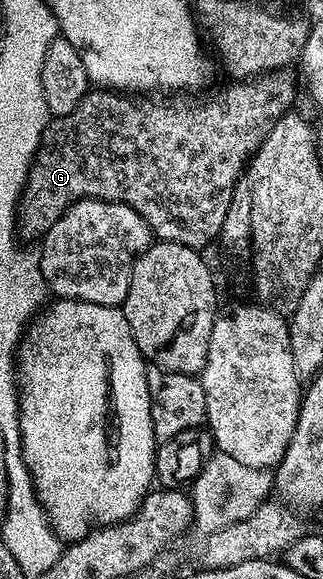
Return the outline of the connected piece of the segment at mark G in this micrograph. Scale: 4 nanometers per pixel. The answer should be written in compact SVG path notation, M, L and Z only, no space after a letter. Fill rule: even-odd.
M293 69L272 70L254 80L246 80L241 84L230 84L226 90L226 98L210 98L203 106L198 106L194 111L185 110L182 106L169 106L166 102L153 102L150 96L131 96L126 92L115 92L109 88L94 88L82 99L82 103L76 107L68 116L54 118L47 125L46 131L42 134L42 143L39 144L37 152L34 153L34 163L30 165L30 171L26 177L26 183L22 194L18 198L18 220L16 230L23 239L41 239L43 234L64 216L66 207L81 198L99 198L105 202L119 202L125 206L131 206L135 212L148 224L151 235L155 239L164 242L175 242L185 246L203 248L211 241L217 239L220 228L224 224L224 216L228 212L228 204L232 201L234 185L243 177L248 163L260 148L266 133L278 118L282 117L295 104L294 102L294 73Z

